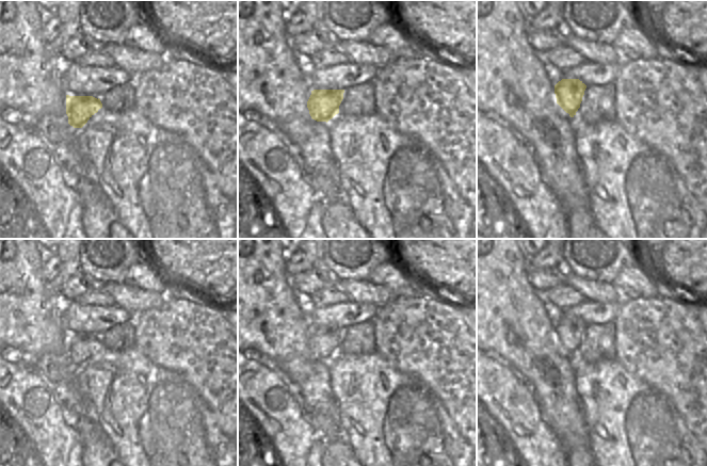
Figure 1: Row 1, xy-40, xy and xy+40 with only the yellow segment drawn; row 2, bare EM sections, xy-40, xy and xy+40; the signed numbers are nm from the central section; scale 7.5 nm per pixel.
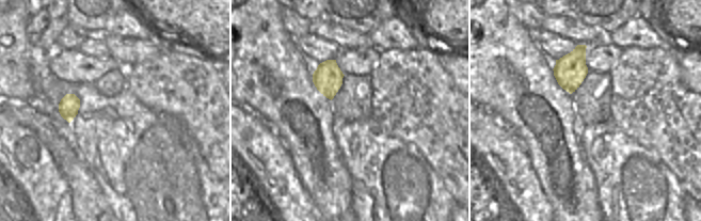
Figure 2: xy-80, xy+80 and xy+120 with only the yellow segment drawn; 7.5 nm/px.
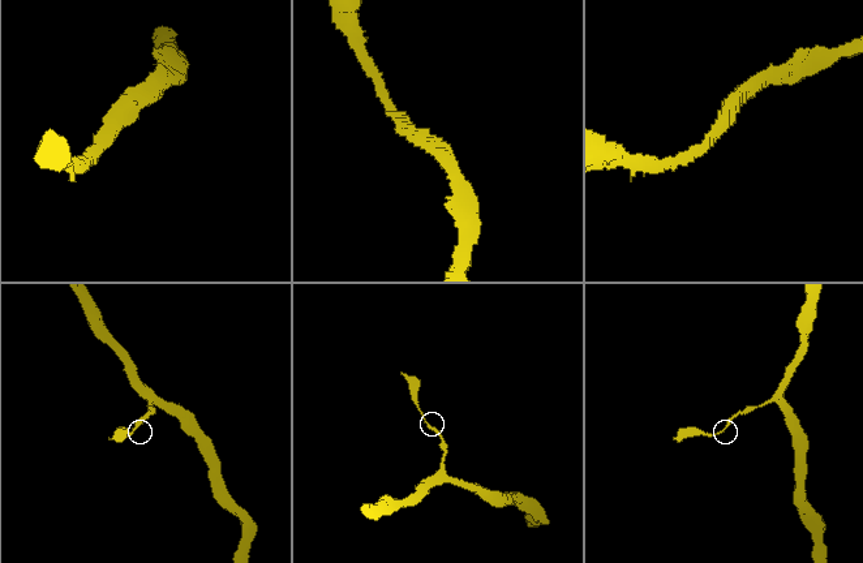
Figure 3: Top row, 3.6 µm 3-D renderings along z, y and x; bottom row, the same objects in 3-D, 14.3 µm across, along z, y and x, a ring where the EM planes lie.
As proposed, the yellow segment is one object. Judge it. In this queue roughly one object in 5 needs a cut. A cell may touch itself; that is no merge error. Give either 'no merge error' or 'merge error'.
no merge error

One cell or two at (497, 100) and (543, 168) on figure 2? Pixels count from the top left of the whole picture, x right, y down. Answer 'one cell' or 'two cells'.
one cell

